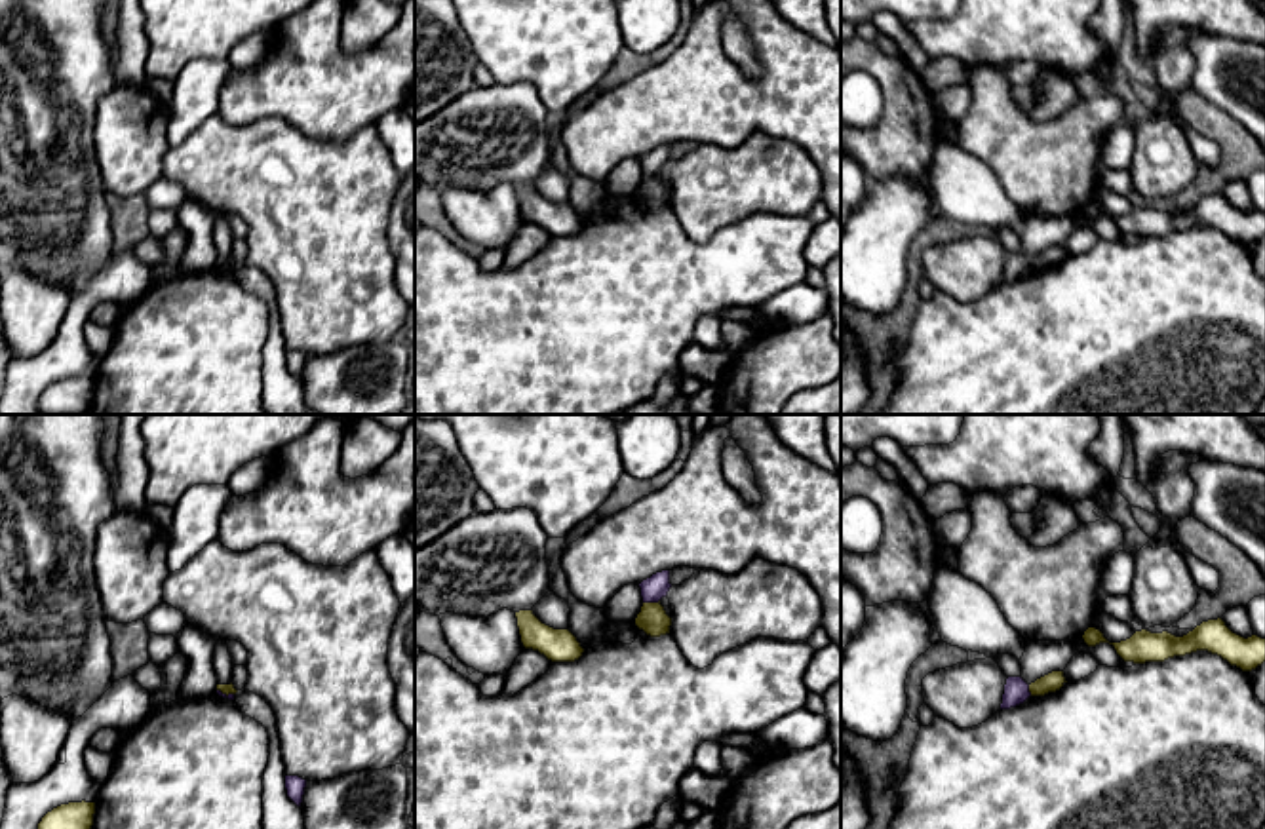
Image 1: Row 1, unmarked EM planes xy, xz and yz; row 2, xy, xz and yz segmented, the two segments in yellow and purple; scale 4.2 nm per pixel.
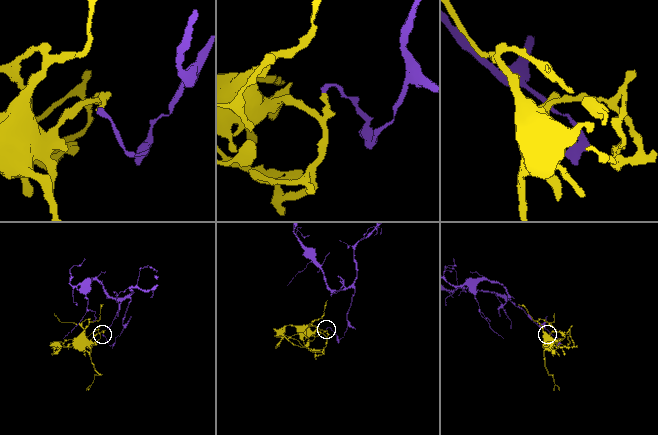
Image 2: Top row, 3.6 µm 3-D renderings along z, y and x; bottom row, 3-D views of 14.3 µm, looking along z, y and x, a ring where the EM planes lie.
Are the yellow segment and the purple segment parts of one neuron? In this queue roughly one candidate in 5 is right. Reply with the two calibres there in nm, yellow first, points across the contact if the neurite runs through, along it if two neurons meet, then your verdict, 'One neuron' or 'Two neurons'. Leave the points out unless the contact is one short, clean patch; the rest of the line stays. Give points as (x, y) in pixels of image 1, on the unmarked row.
Thickness 120 nm (yellow) against 100 nm. Boundary: xz (659, 173), (643, 177). Two neurons

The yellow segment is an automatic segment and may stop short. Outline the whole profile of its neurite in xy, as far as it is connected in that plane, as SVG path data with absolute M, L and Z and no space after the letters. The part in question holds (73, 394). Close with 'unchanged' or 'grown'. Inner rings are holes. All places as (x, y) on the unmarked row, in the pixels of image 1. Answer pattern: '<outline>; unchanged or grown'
M68 376L48 386L38 397L38 413L86 414L93 399L95 376Z; unchanged

